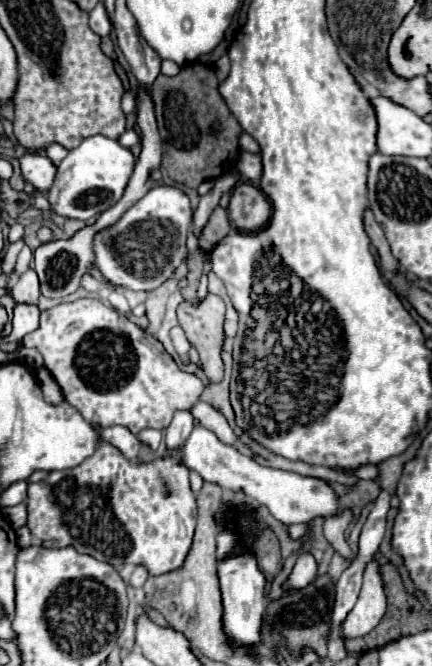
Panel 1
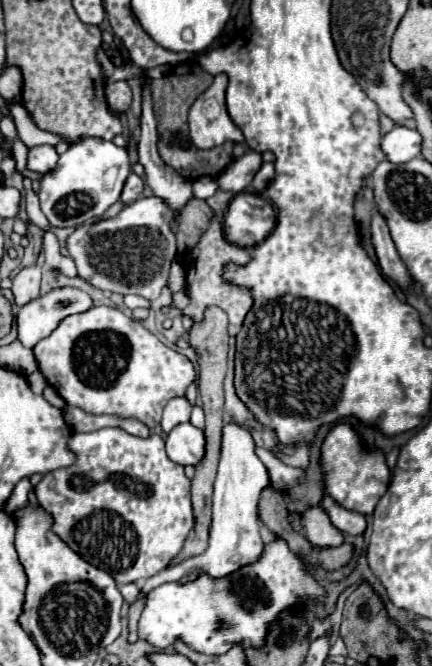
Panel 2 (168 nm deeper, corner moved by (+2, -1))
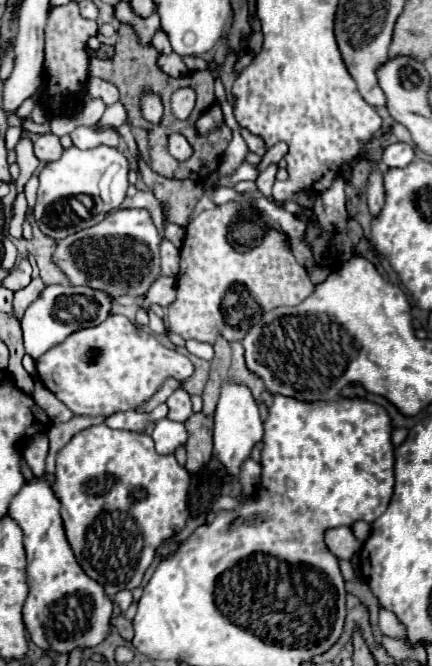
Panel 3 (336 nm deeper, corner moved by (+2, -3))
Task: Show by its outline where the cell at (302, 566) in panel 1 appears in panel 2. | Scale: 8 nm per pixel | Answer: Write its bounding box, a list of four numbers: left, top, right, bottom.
[302,505,344,547]

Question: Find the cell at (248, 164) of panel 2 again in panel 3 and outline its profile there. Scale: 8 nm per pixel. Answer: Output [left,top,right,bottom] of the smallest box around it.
[256,143,288,173]

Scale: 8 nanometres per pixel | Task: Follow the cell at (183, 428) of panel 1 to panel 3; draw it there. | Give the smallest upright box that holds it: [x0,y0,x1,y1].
[166,389,192,423]

